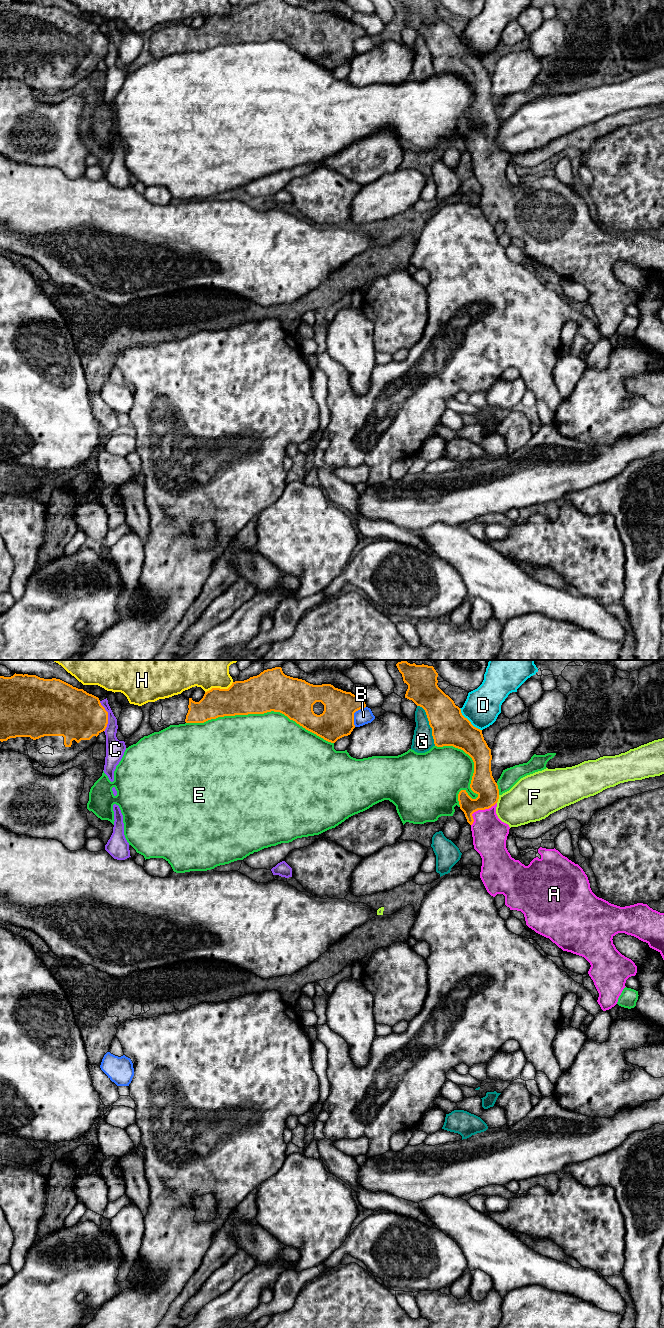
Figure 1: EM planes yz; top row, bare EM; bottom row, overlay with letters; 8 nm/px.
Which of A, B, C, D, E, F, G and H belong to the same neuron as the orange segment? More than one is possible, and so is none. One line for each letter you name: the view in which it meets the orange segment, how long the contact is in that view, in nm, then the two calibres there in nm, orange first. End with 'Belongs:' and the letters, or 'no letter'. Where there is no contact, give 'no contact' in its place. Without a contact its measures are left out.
A: yz | 280 nm | 190/280 nm
Belongs: A

